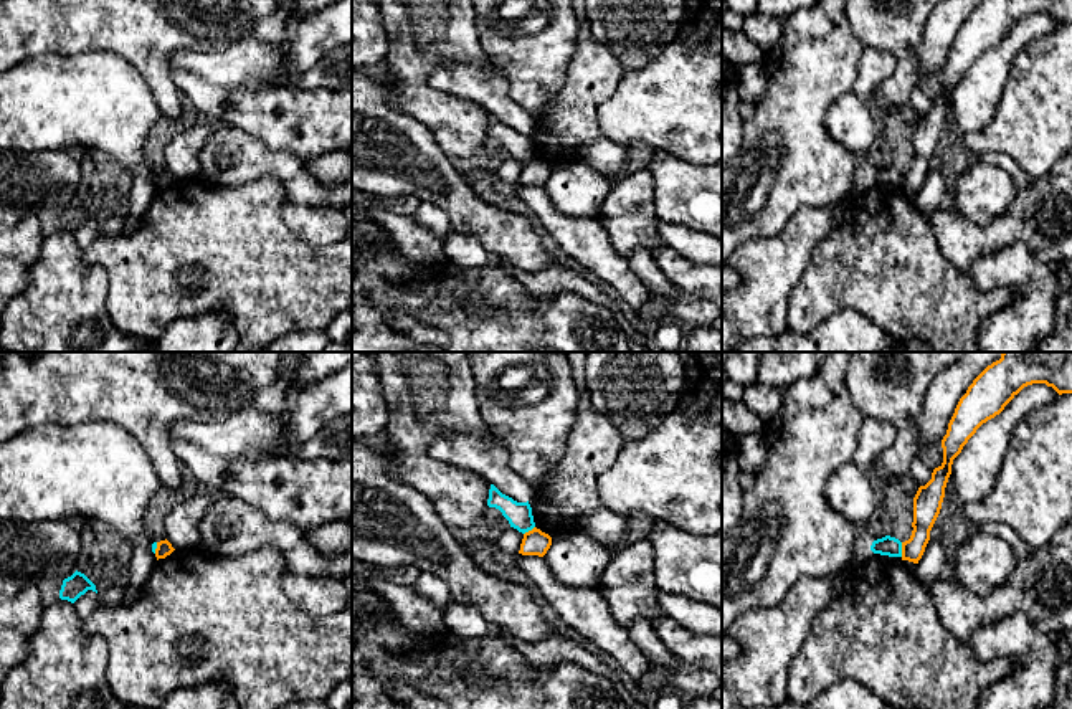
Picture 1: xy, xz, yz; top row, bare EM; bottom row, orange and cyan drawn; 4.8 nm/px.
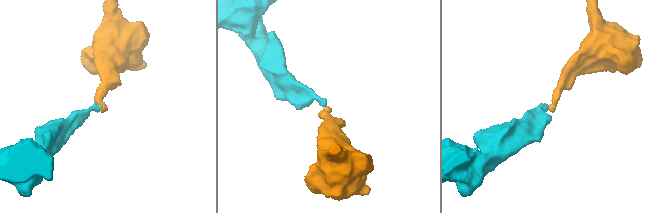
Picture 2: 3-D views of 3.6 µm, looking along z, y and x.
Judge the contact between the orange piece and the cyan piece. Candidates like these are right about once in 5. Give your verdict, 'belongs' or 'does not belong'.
does not belong

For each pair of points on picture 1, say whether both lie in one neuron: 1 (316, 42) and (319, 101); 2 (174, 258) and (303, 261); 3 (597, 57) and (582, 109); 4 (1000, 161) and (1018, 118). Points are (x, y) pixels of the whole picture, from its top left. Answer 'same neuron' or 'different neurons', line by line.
1: different neurons
2: same neuron
3: same neuron
4: different neurons

